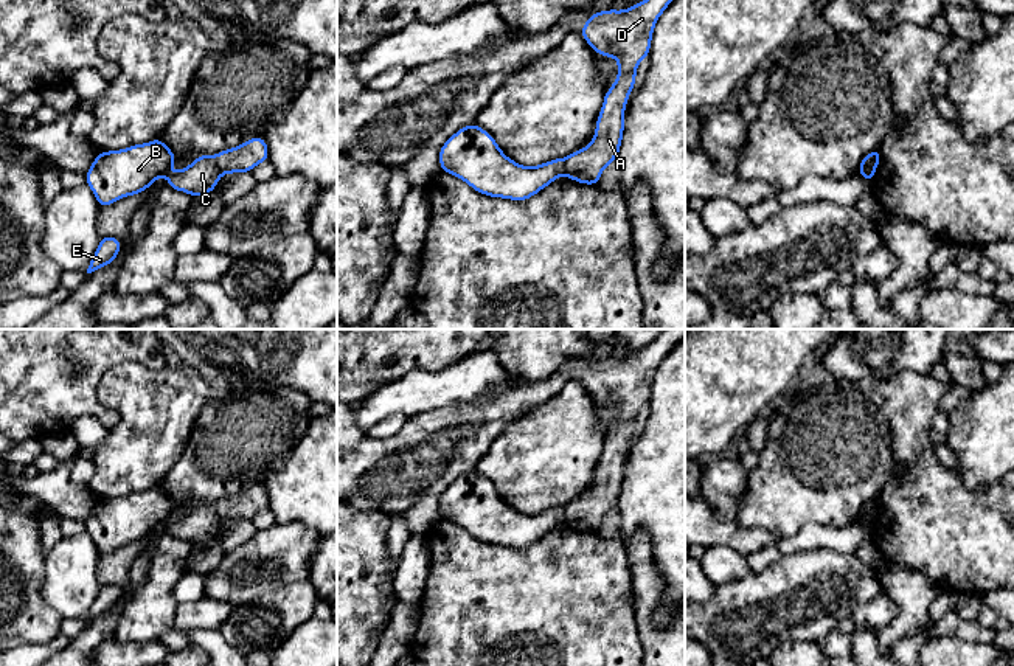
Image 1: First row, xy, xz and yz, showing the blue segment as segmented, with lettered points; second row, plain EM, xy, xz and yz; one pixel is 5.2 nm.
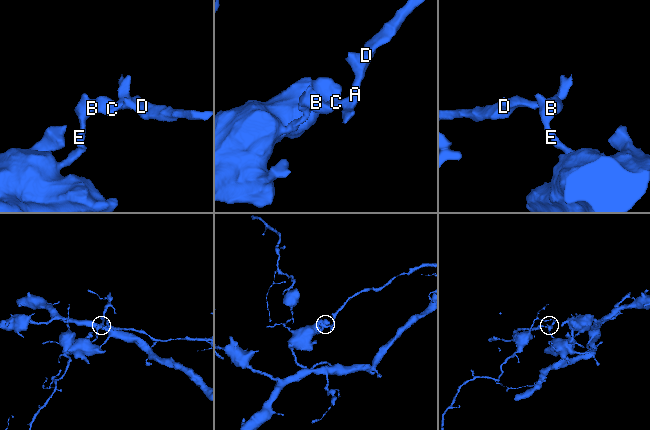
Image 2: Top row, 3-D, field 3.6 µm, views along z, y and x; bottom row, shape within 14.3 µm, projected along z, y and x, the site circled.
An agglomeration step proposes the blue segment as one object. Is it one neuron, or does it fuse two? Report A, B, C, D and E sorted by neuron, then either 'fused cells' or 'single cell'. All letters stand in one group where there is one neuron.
A D / B C E | fused cells

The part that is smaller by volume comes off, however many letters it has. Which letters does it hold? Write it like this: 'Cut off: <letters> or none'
Cut off: A, D

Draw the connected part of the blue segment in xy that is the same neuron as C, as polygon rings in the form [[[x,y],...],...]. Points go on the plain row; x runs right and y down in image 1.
[[[160,487],[134,492],[120,498],[101,500],[85,522],[99,556],[146,539],[157,526],[168,525],[168,534],[202,545],[216,537],[221,526],[216,503],[199,503],[194,509],[169,520],[175,501]]]

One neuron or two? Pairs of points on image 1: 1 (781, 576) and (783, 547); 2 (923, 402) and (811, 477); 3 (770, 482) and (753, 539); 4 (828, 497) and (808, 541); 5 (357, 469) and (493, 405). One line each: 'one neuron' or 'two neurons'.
1: two neurons
2: two neurons
3: two neurons
4: two neurons
5: one neuron

